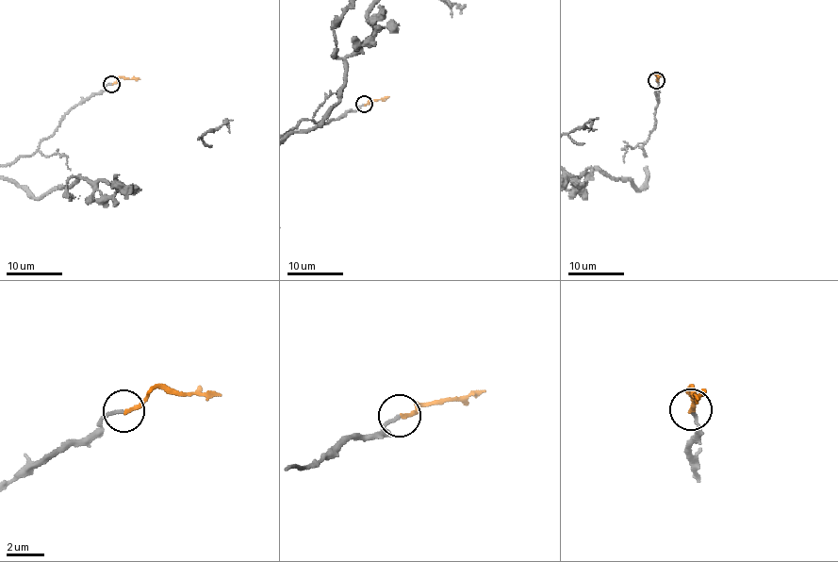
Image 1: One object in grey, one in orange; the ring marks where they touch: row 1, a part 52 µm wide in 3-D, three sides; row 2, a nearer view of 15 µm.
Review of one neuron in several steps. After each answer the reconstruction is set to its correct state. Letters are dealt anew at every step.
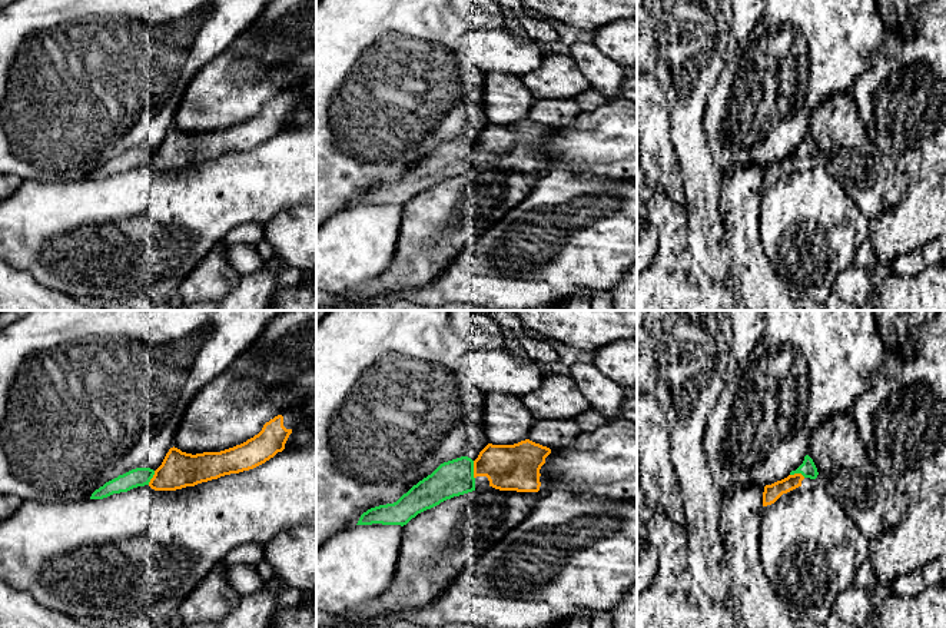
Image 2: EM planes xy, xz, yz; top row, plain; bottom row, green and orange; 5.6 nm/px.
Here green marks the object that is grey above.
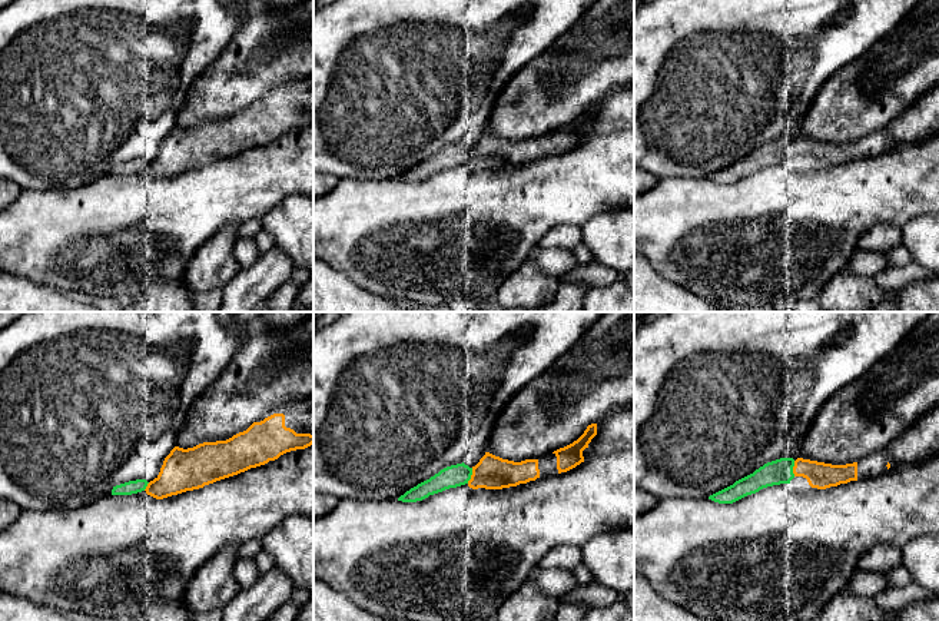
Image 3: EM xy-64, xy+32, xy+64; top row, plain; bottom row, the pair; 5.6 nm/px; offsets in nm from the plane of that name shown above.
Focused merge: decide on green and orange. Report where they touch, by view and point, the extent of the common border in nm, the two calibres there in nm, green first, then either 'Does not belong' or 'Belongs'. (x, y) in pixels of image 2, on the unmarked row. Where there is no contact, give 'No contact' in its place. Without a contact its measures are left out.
Touches green at xz (472, 149). Shared border 100 nm. Thickness 200 nm (green) against 260 nm. Belongs

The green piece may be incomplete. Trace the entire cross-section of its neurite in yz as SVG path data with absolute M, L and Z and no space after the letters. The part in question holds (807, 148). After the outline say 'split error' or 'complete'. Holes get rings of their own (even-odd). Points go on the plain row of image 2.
M806 134L803 143L796 150L791 150L787 157L764 166L763 186L774 183L783 173L801 166L804 157L816 159L817 154L813 139Z | split error

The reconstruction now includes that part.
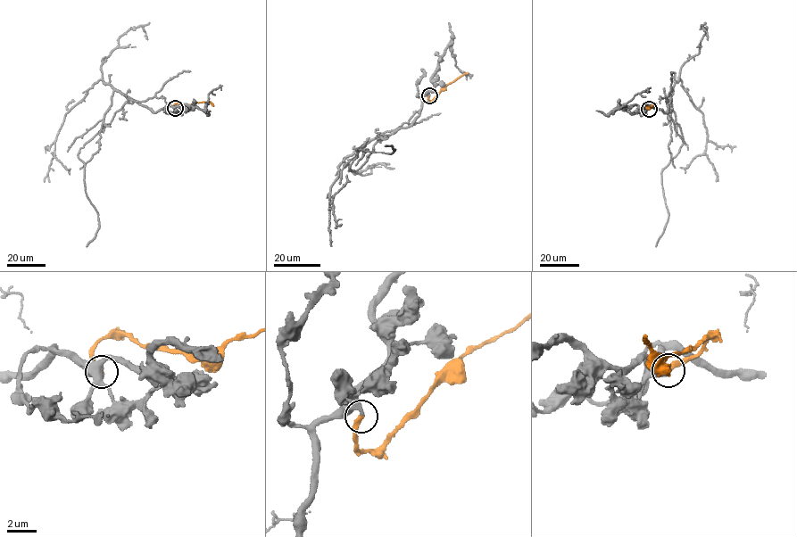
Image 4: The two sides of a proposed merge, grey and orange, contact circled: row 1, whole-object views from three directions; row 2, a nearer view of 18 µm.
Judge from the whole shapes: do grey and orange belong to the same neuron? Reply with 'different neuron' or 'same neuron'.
same neuron

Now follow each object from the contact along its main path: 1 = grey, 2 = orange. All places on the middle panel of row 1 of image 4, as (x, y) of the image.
1: (429, 95), (413, 122), (377, 135), (365, 163), (349, 169), (357, 148), (395, 150), (385, 145)
2: (429, 95), (428, 100), (431, 101), (448, 84), (468, 73)

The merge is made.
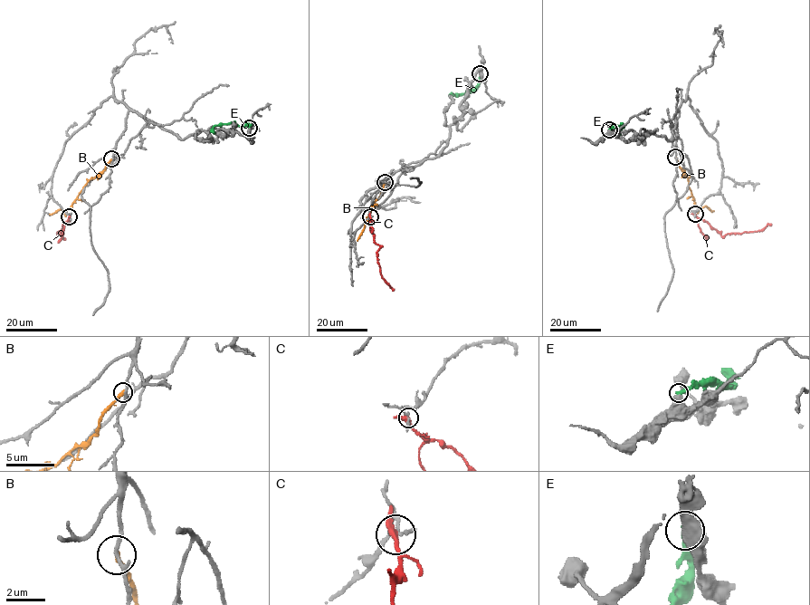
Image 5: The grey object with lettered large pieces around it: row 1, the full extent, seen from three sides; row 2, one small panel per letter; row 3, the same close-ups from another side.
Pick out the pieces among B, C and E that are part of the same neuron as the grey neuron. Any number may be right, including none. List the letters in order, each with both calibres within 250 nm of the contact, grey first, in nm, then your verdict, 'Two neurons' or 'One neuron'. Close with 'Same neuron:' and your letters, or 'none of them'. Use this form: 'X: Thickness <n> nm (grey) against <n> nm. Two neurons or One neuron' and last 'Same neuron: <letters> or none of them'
B: Thickness 190 nm (grey) against 240 nm. Two neurons
C: Thickness 160 nm (grey) against 300 nm. Two neurons
E: Thickness 600 nm (grey) against 320 nm. Two neurons
Same neuron: none of them

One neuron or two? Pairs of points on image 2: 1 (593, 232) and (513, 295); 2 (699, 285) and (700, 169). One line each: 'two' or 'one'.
1: one
2: two

